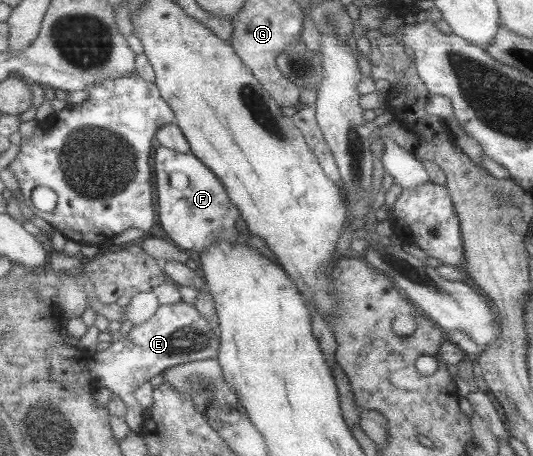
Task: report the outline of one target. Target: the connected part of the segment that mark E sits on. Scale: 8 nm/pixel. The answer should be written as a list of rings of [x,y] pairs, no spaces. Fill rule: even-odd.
[[[183,301],[177,304],[163,304],[149,322],[134,326],[127,337],[111,343],[103,351],[95,352],[90,367],[98,386],[107,388],[123,398],[128,406],[128,413],[125,415],[127,424],[133,431],[142,433],[146,427],[148,413],[137,400],[137,389],[150,382],[153,376],[162,374],[173,366],[218,358],[221,343],[220,334],[213,331],[212,324],[200,314],[195,304]]]

